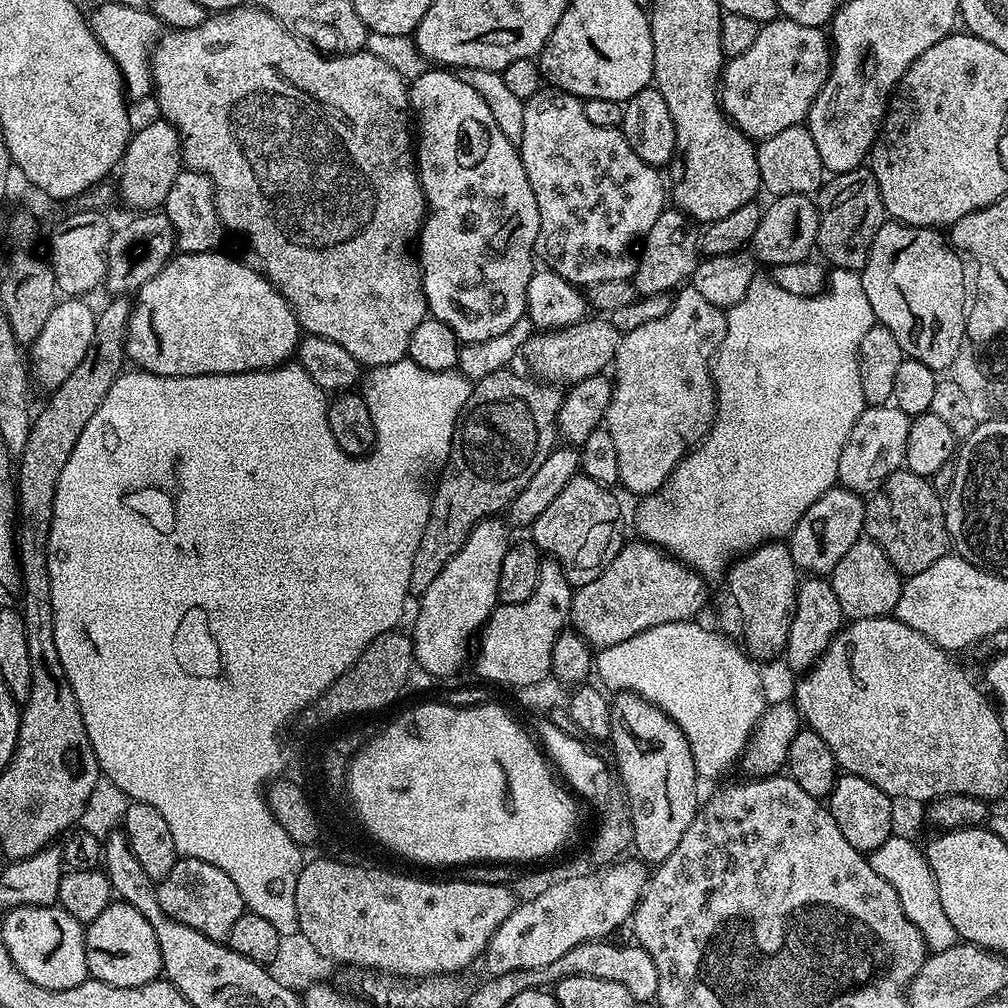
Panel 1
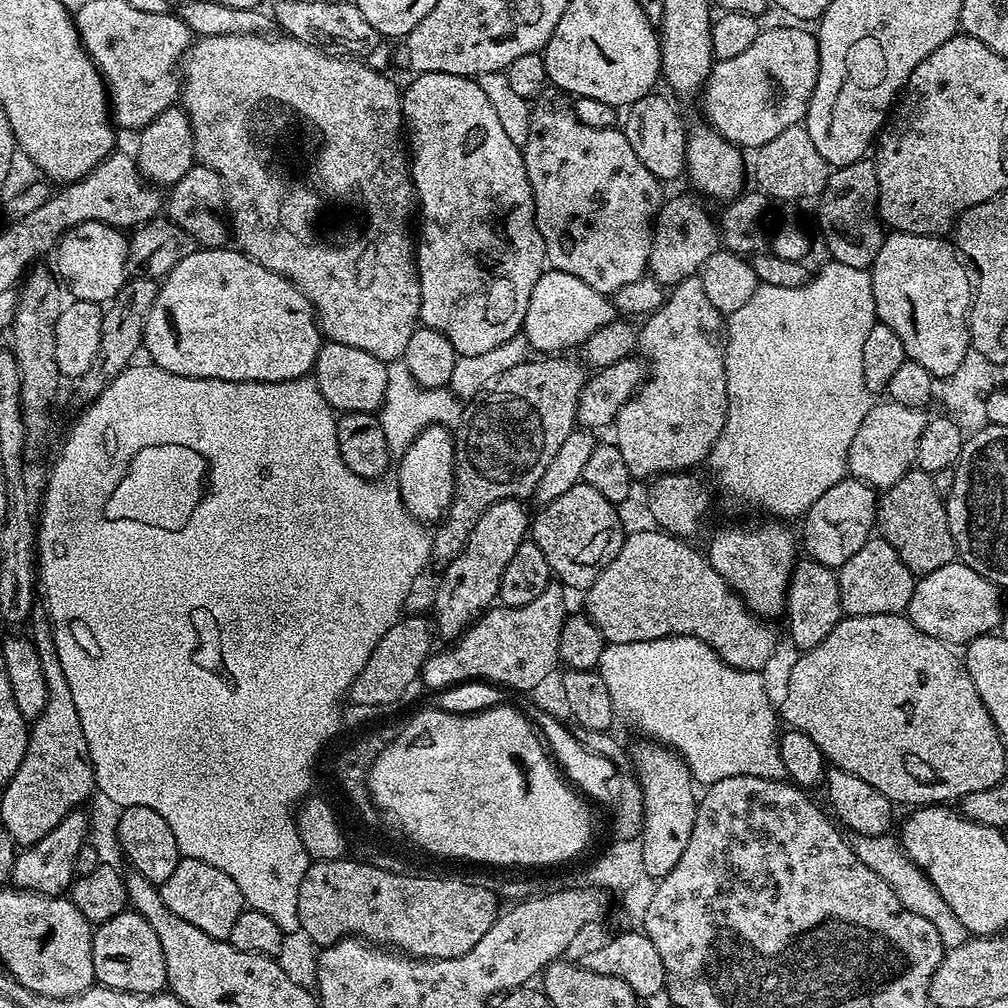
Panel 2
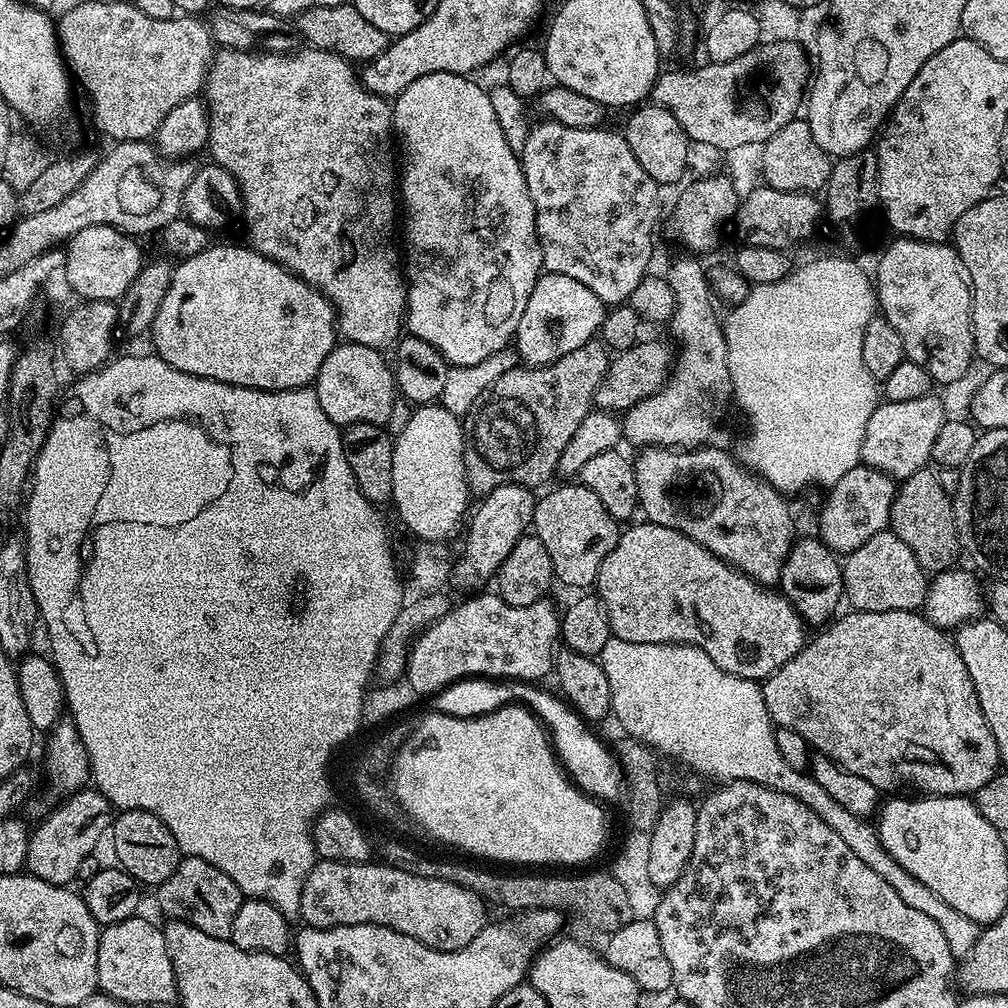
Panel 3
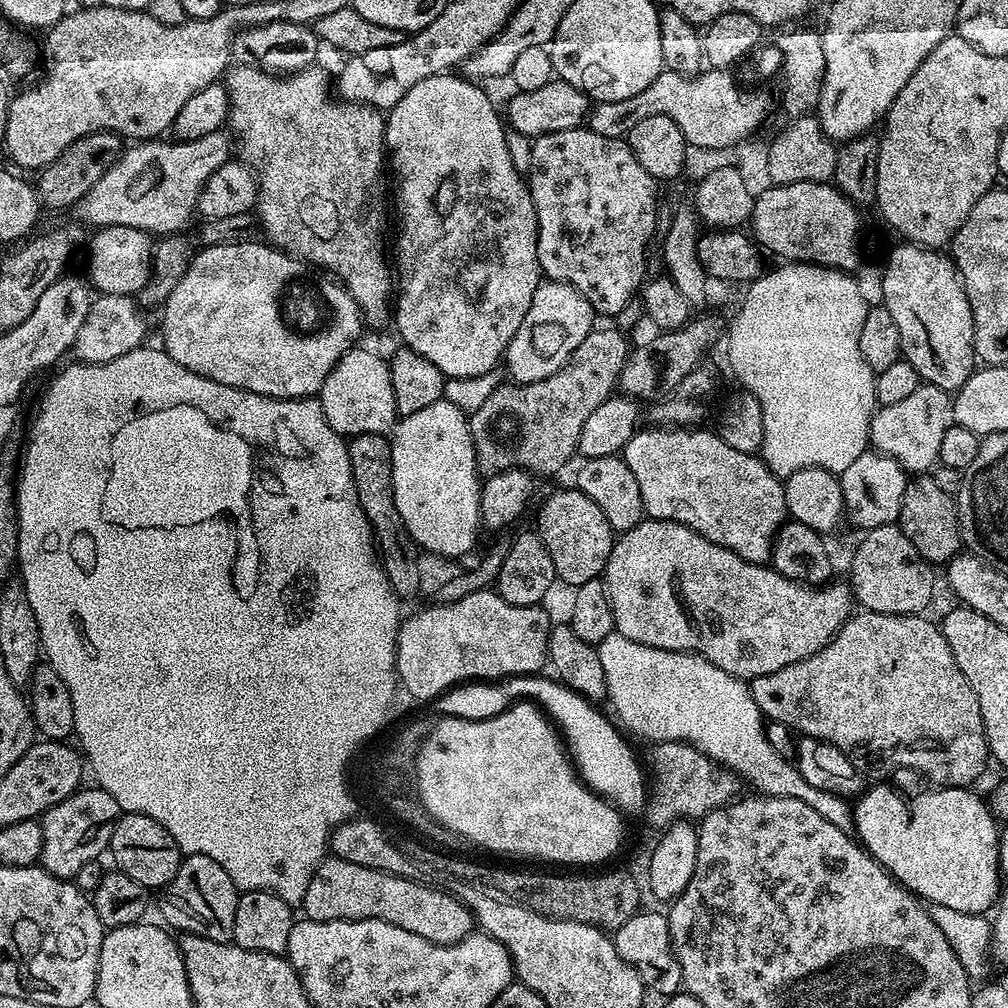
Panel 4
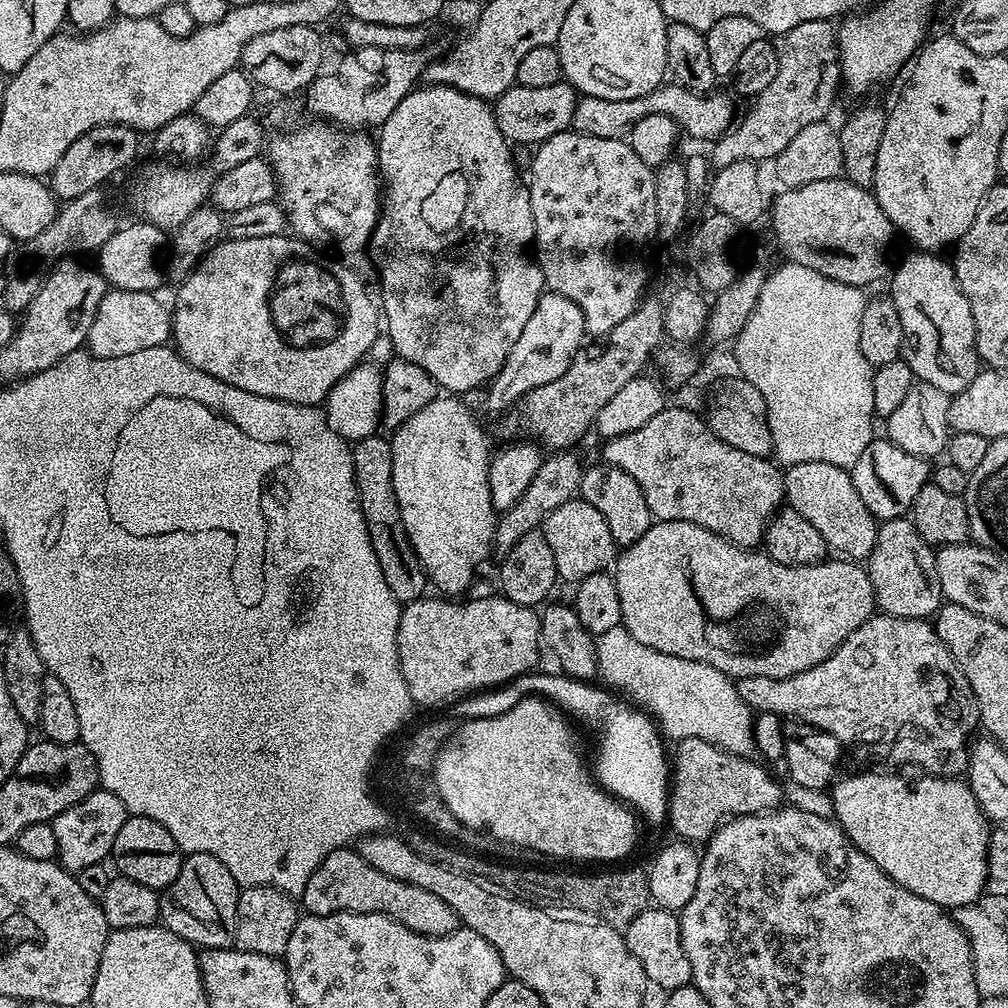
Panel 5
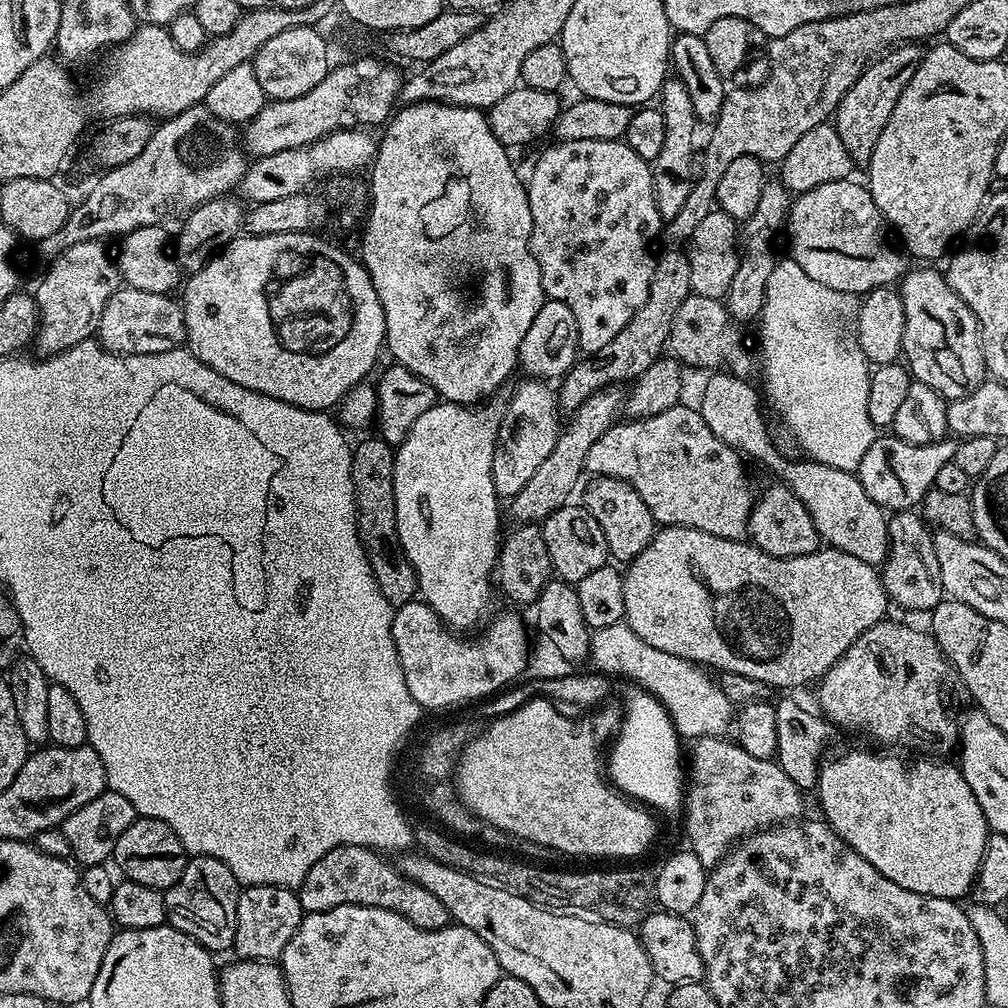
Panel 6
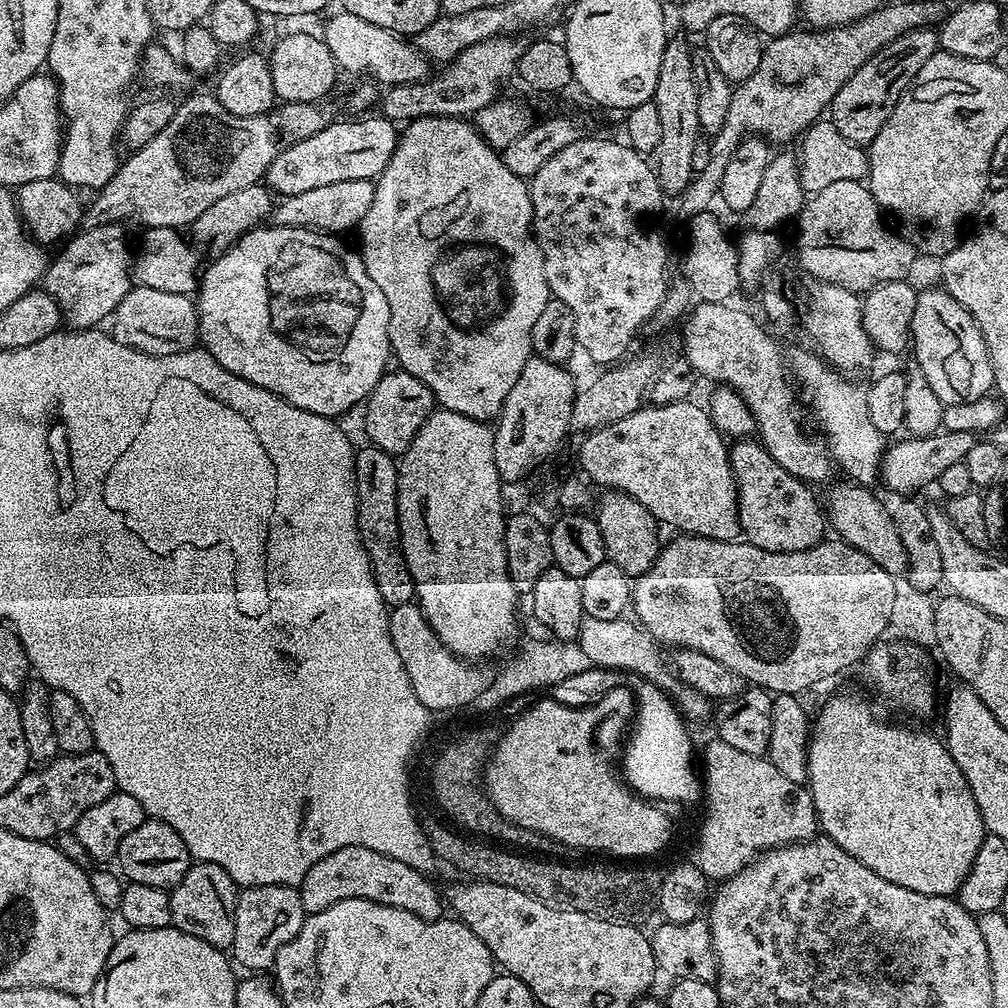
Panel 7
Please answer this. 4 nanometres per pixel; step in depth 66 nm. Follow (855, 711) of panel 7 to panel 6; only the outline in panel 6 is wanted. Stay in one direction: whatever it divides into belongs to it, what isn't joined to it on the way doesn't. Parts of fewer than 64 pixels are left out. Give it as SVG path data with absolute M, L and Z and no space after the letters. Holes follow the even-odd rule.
M860 748L857 752L842 753L837 760L830 761L828 765L825 763L819 769L818 793L820 792L820 808L824 811L823 819L835 830L838 838L842 838L842 842L849 844L858 854L862 854L862 858L866 858L866 862L870 862L870 866L874 866L874 870L886 874L886 878L890 878L890 882L898 882L898 886L902 886L914 894L926 894L934 898L959 901L960 896L967 897L972 891L972 883L975 882L980 869L990 829L982 814L982 806L978 806L978 798L974 798L974 790L970 790L970 786L966 786L966 778L960 773L959 767L955 763L943 764L944 762L940 758L916 758L916 761L907 768L896 756L879 756L876 752L867 752L866 749Z

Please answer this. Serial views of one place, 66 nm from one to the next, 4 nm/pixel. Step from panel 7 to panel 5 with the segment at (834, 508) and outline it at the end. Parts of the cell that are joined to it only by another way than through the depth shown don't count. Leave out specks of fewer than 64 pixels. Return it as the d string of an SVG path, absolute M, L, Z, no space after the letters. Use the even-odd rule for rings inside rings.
M802 462L789 465L783 477L785 503L817 528L831 551L854 562L868 558L876 545L878 521L866 510L847 469L828 462Z

